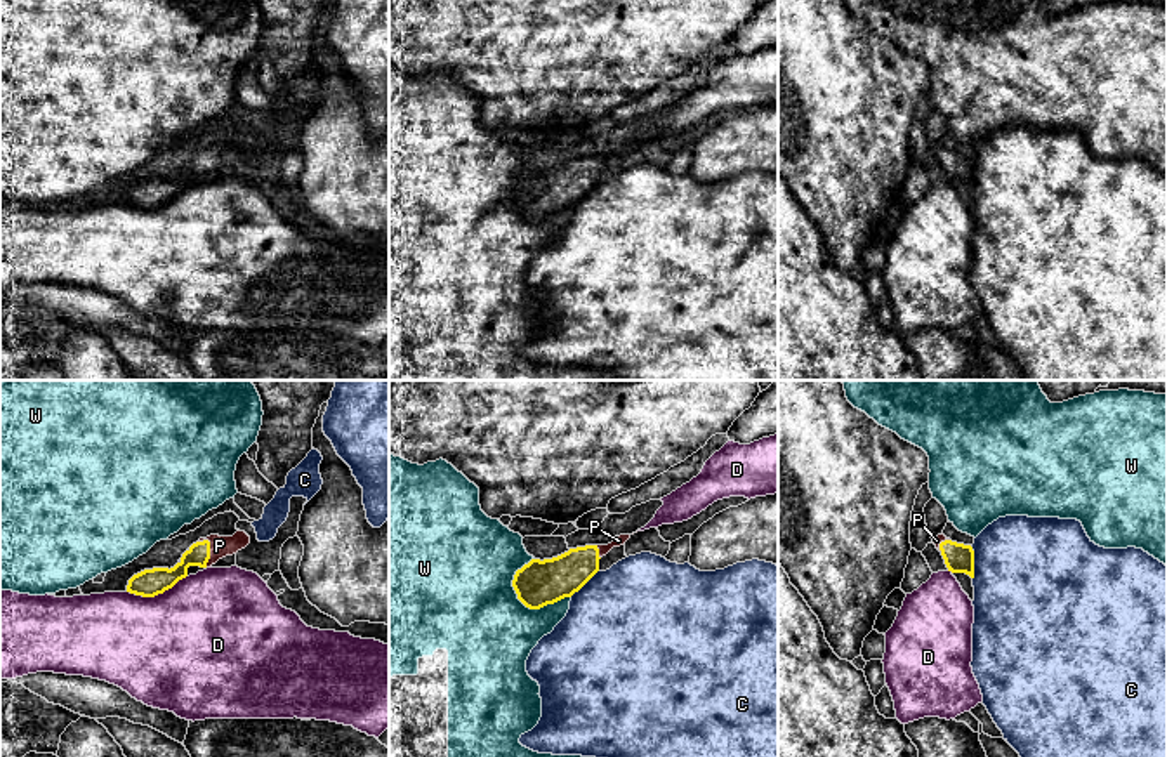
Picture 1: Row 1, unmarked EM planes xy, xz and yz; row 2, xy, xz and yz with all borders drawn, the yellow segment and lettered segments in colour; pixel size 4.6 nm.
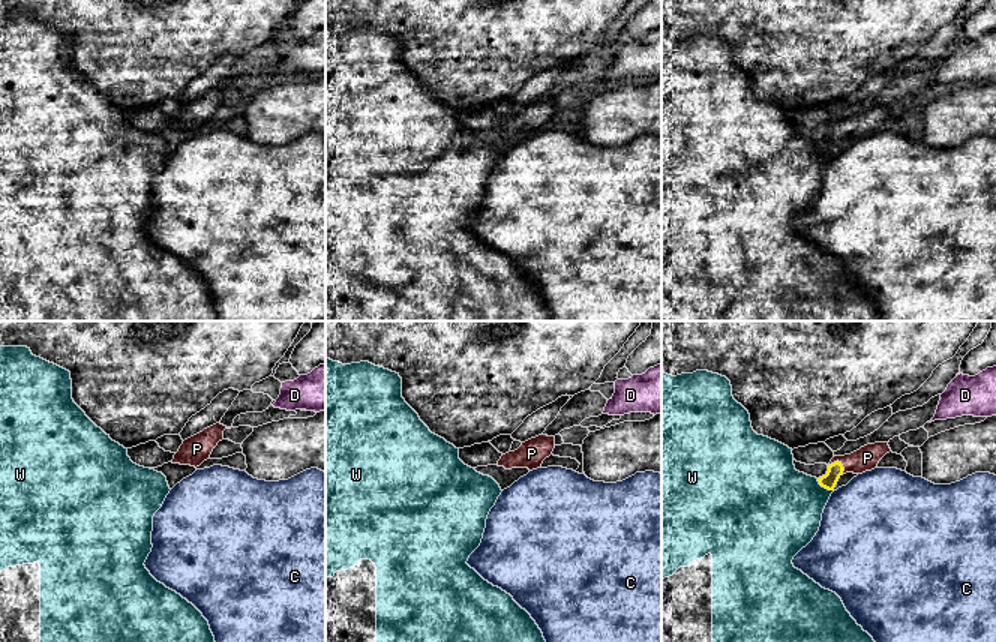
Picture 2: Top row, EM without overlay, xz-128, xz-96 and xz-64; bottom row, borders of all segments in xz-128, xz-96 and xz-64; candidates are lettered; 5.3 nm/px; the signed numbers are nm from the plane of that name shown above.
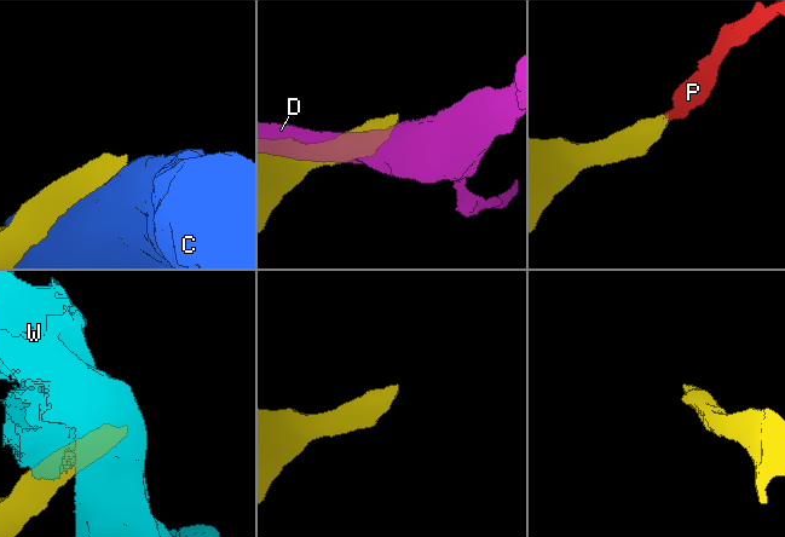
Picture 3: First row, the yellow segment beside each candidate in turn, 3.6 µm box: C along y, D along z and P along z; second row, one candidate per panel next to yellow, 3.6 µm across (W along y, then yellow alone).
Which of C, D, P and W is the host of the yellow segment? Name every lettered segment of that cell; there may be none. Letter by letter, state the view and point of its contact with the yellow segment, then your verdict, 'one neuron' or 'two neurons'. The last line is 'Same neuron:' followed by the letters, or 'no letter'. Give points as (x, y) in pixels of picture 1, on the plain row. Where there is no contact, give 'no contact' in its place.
C: meets yellow in yz at (973, 174); two neurons
D: meets yellow in xy at (157, 205); two neurons
P: meets yellow in xy at (209, 164); one neuron
W: meets yellow in xz at (534, 219); two neurons
Same neuron: P

